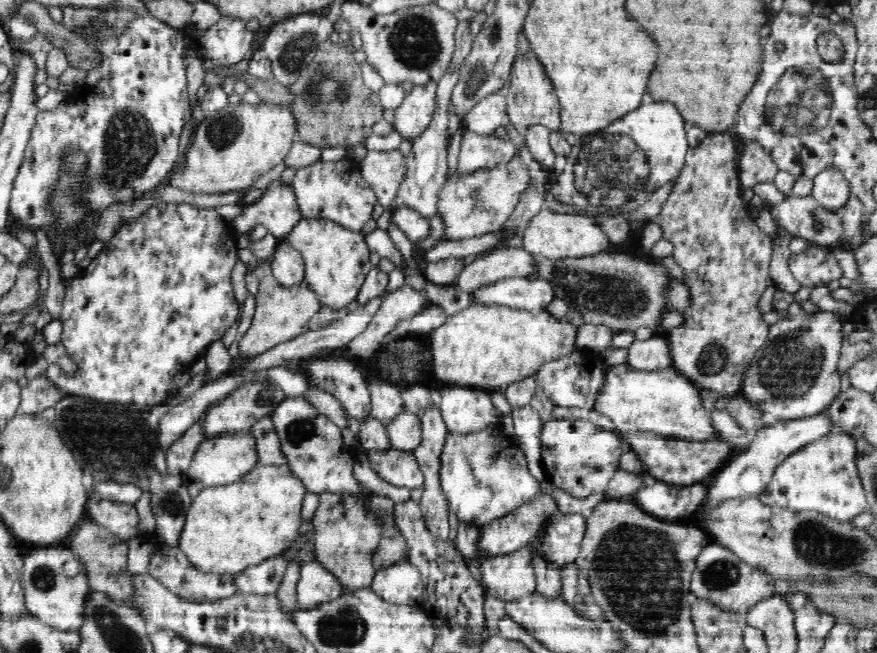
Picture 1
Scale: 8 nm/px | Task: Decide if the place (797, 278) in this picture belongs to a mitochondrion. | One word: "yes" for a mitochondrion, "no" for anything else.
no

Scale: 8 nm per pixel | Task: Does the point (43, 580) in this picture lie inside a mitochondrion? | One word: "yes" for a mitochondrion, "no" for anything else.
yes

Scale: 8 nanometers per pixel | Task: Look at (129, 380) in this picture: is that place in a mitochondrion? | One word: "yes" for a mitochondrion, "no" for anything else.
no

